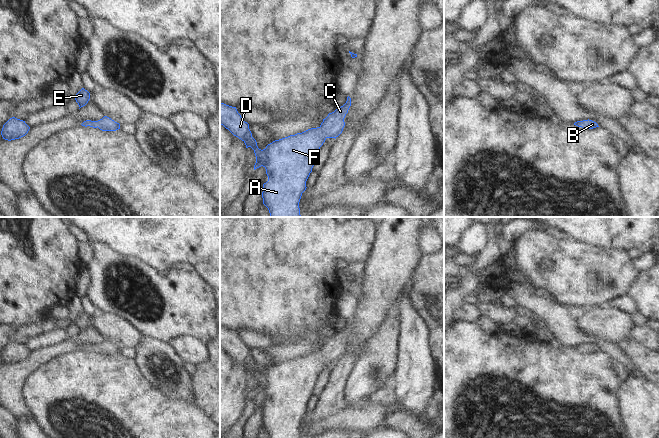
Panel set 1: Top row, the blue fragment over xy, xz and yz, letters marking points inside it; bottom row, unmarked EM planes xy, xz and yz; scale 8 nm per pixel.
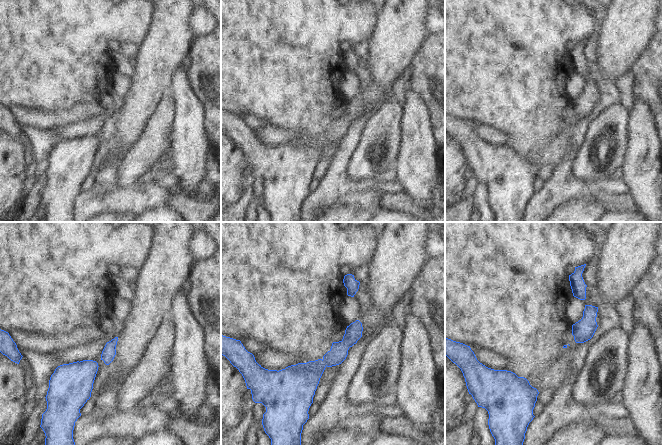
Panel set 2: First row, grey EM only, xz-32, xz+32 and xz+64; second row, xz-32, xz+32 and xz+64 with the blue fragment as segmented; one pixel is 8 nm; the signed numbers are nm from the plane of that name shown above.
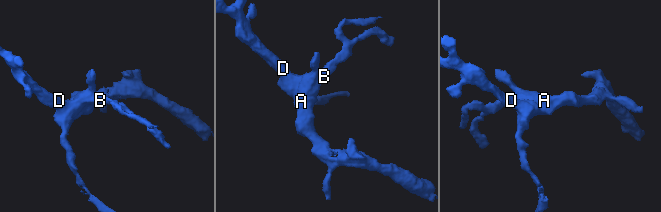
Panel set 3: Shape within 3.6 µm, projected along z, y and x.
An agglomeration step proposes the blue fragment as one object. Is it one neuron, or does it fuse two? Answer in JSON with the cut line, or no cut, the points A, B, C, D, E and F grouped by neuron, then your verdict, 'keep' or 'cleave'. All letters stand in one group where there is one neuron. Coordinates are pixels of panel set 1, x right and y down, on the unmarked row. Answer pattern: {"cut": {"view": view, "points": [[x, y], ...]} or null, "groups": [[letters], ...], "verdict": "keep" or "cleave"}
{"cut": null, "groups": [["A", "B", "C", "D", "E", "F"]], "verdict": "keep"}

